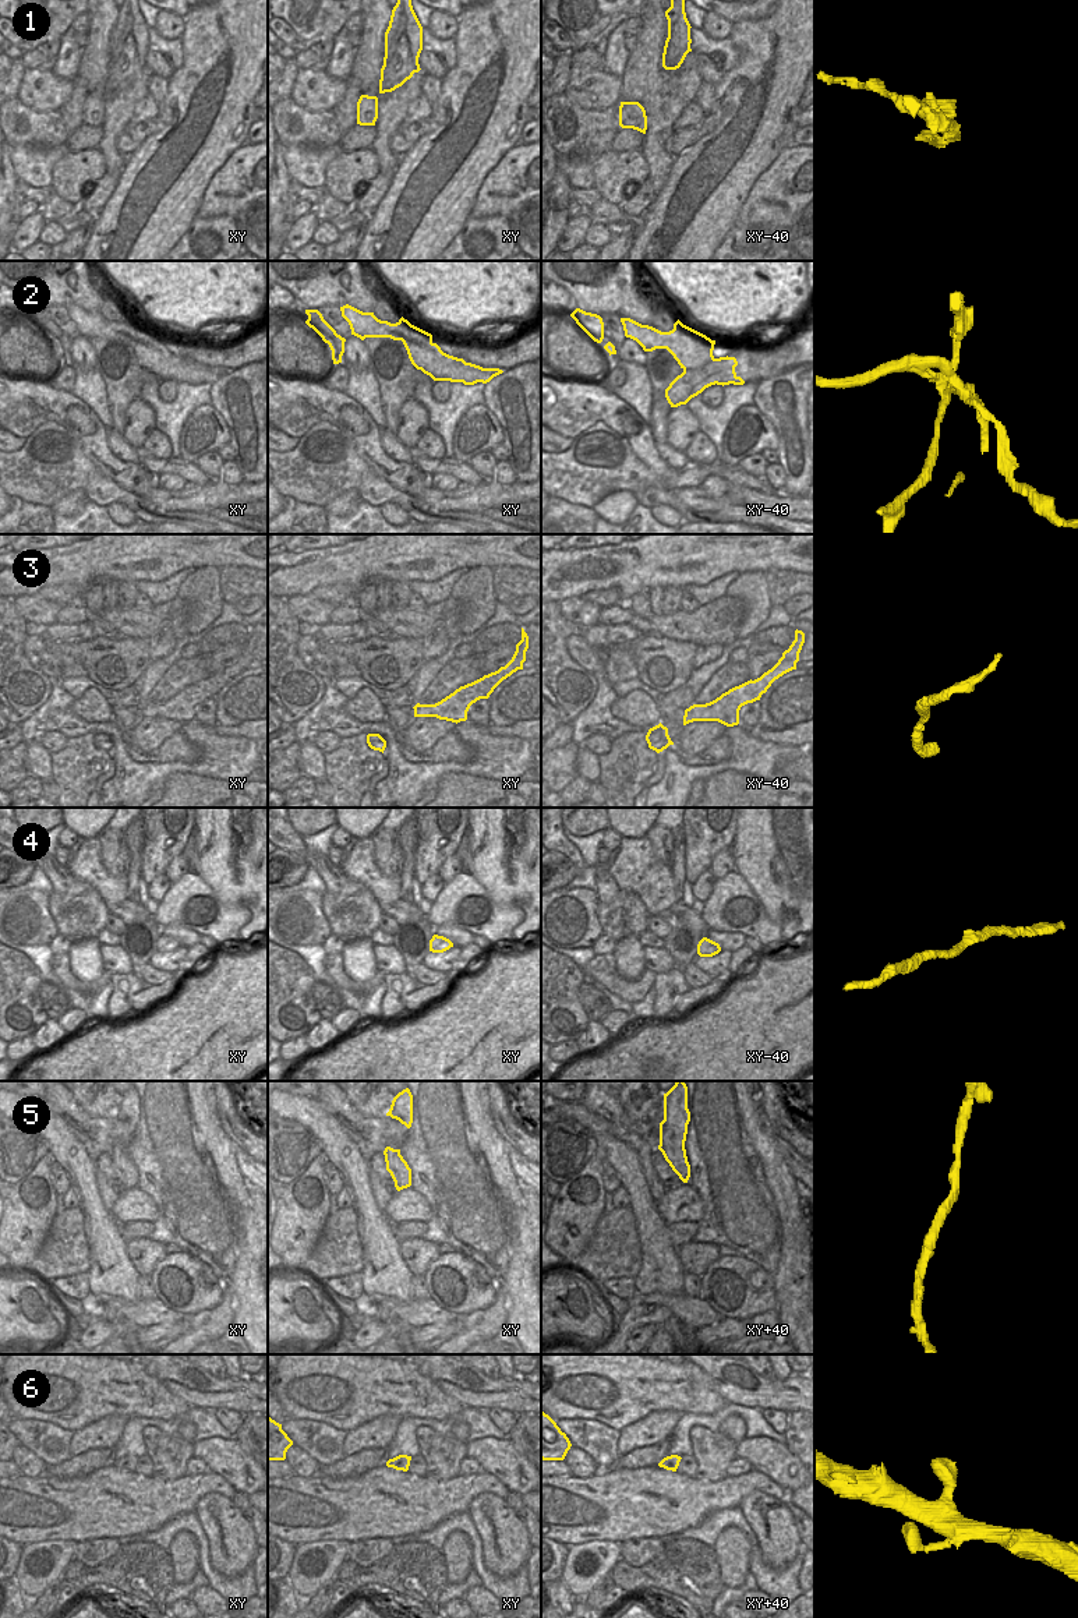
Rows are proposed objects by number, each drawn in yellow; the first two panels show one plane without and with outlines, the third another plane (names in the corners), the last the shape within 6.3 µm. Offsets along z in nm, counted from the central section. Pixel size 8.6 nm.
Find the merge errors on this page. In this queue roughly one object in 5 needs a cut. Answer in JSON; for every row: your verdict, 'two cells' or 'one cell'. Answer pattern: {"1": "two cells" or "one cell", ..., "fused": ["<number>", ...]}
{"1": "one cell", "2": "two cells", "3": "one cell", "4": "one cell", "5": "one cell", "6": "one cell", "fused": ["2"]}

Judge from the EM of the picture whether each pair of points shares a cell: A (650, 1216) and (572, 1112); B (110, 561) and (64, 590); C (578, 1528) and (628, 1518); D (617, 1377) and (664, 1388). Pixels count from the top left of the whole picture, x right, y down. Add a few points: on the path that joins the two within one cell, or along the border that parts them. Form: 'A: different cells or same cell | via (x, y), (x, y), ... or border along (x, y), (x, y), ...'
A: same cell | via (638, 1189), (631, 1177), (626, 1162), (600, 1133)
B: different cells | border along (55, 585), (71, 583), (78, 596)
C: same cell | via (590, 1525), (596, 1525), (607, 1518), (615, 1518)
D: same cell | via (628, 1385), (653, 1385)

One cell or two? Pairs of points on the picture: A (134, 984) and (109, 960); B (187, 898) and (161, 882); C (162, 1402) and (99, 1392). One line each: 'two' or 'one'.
A: two
B: two
C: one

